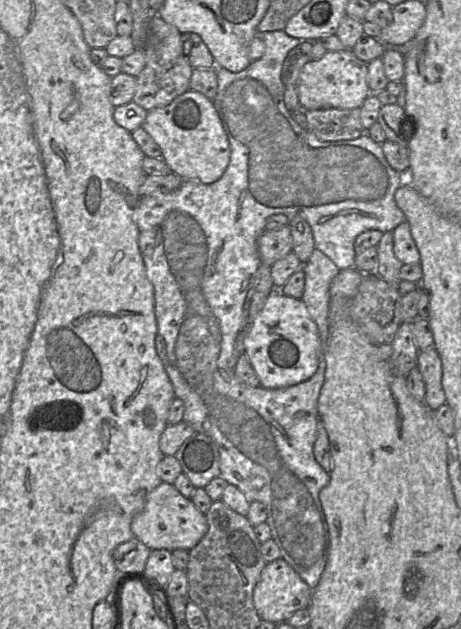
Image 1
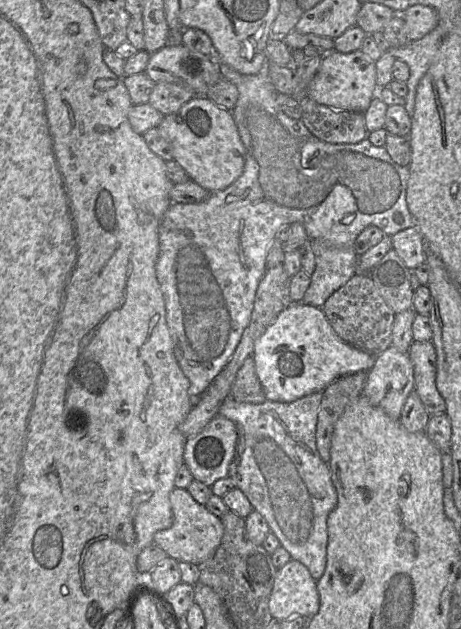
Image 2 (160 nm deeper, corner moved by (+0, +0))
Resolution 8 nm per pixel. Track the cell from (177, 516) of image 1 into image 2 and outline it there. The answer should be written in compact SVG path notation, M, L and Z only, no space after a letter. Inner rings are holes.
M174 487L169 500L173 514L172 525L154 534L153 543L163 549L169 557L178 562L185 561L199 565L210 558L219 546L224 528L221 519L196 502L186 488Z

